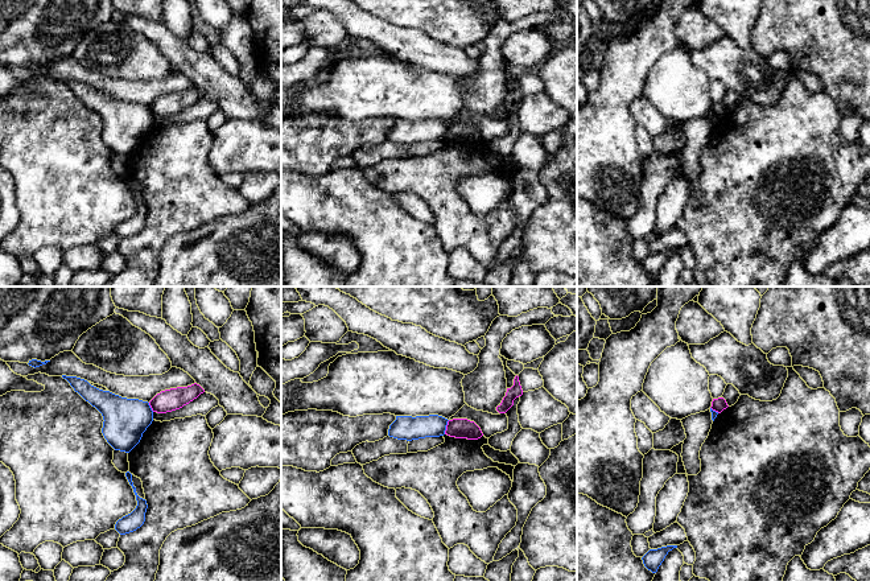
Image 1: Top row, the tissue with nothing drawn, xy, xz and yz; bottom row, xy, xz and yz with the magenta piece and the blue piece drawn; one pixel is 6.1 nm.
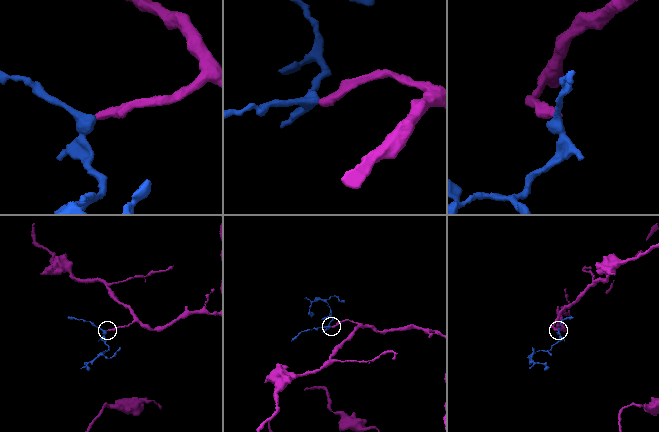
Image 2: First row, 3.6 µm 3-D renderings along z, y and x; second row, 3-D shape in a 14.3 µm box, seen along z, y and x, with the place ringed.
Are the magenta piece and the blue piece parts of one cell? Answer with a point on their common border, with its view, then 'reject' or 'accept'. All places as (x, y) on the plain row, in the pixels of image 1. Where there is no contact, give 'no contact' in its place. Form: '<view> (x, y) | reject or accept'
xz (446, 131) | reject

